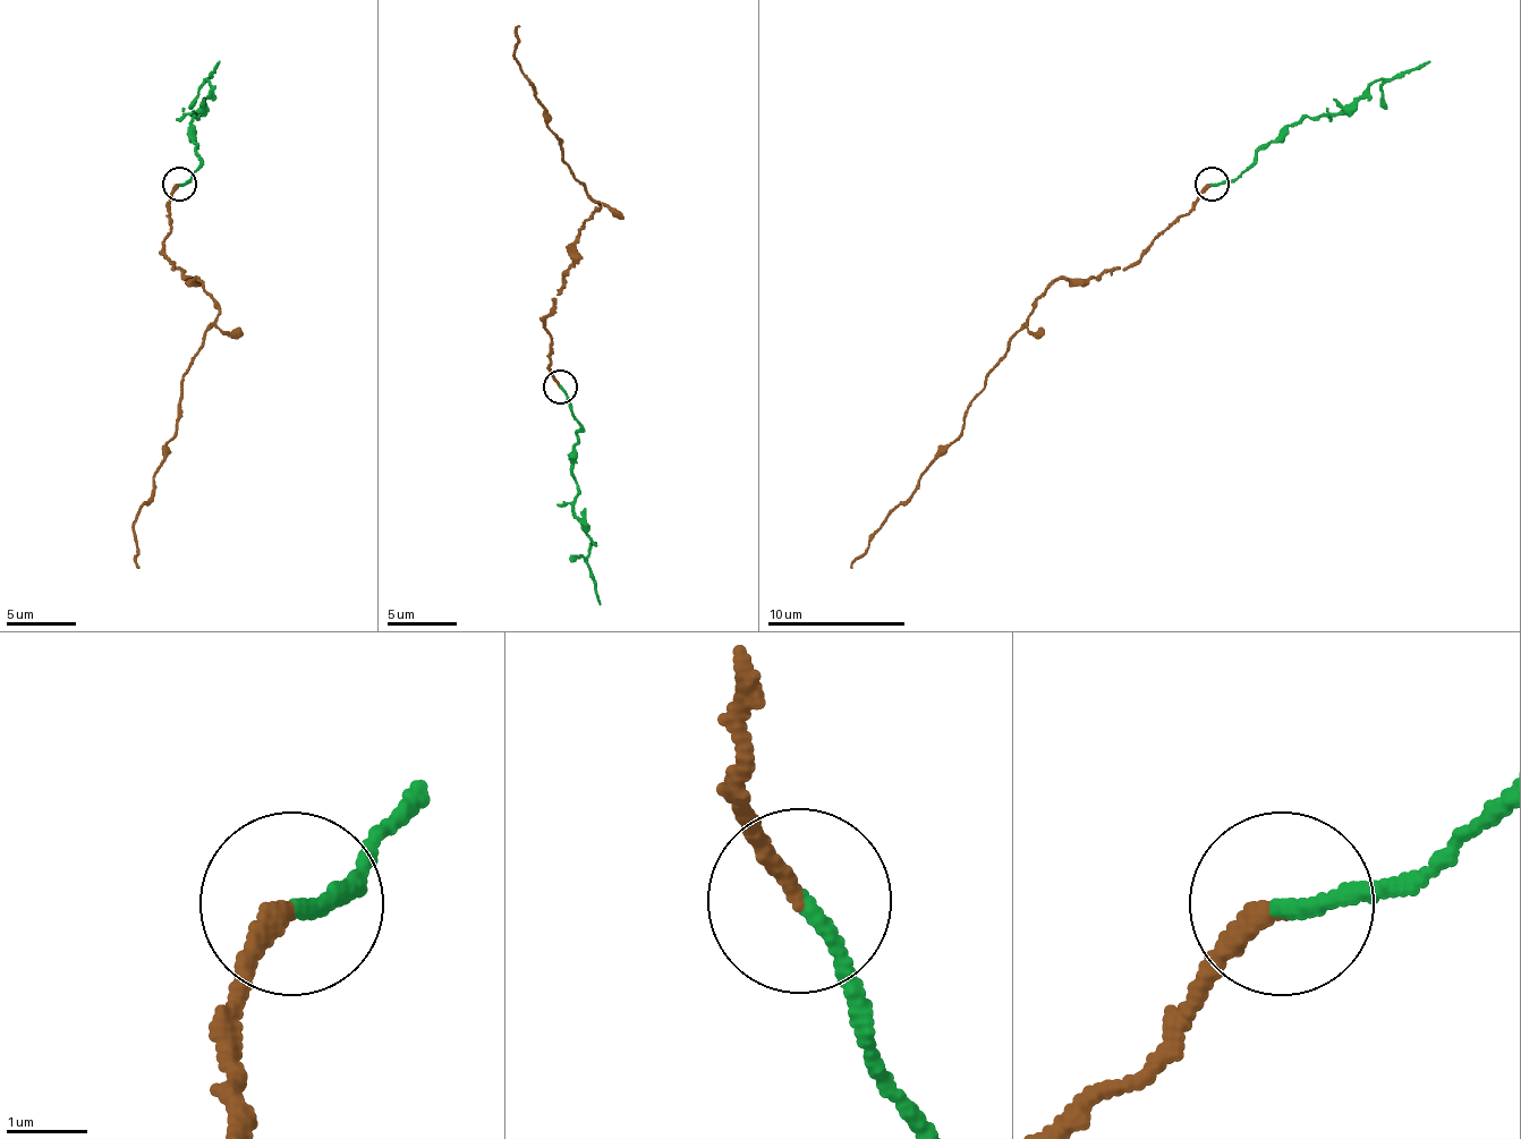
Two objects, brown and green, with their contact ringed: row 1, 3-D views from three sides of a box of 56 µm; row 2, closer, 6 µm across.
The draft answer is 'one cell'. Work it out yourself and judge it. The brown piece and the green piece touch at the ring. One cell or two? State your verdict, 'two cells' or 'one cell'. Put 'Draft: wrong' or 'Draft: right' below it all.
two cells
Draft: wrong

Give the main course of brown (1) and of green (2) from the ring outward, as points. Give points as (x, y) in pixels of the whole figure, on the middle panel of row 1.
1: (559, 388), (552, 377), (545, 315), (579, 231), (601, 207), (562, 162), (562, 142), (513, 58), (517, 24)
2: (559, 388), (579, 422), (572, 516), (591, 540), (587, 568), (601, 605)

